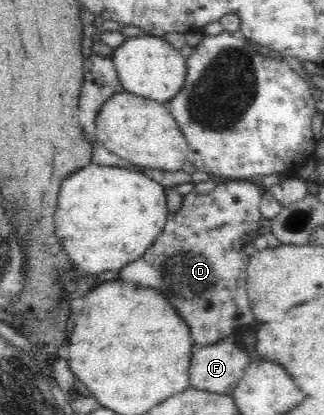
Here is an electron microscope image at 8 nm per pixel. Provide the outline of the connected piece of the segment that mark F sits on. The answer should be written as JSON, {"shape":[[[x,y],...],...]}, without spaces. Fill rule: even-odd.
{"shape":[[[226,340],[198,347],[194,345],[189,367],[190,387],[216,395],[232,395],[243,377],[249,356],[234,341]]]}

